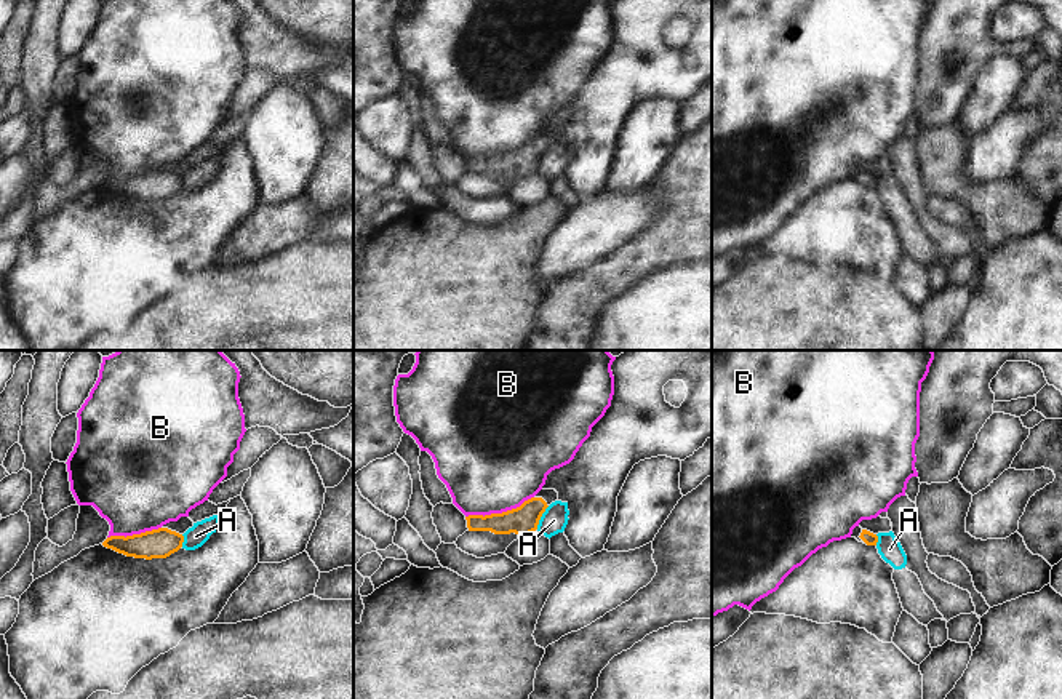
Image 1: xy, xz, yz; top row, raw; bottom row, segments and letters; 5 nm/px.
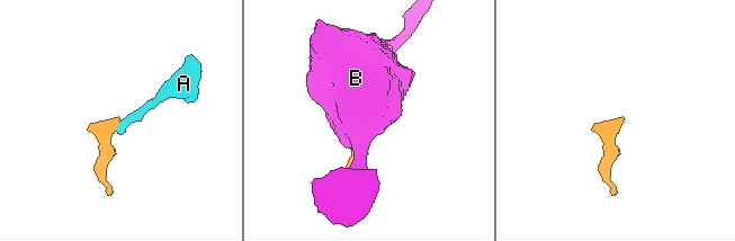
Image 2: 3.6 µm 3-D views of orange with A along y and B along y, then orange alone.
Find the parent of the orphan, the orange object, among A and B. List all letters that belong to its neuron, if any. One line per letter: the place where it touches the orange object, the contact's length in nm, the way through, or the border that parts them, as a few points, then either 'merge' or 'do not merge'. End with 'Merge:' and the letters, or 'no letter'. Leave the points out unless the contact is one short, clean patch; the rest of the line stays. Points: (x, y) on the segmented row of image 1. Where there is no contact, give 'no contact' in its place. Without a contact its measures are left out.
A: contact xz (541, 515); length 140 nm; border xz (549, 506), (536, 528); do not merge
B: contact xz (499, 514); length 360 nm; border xz (533, 496), (501, 512), (466, 517); do not merge
Merge: no letter

